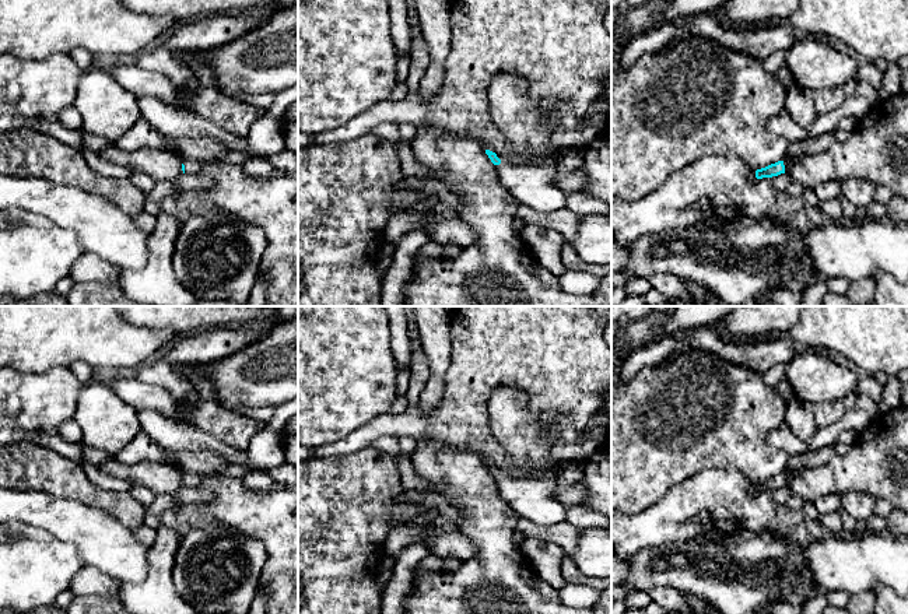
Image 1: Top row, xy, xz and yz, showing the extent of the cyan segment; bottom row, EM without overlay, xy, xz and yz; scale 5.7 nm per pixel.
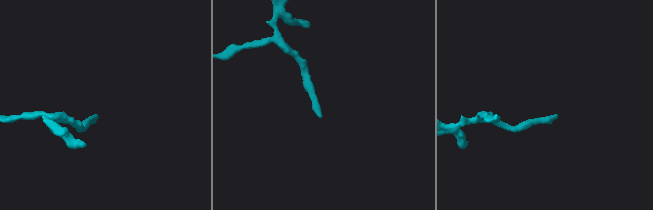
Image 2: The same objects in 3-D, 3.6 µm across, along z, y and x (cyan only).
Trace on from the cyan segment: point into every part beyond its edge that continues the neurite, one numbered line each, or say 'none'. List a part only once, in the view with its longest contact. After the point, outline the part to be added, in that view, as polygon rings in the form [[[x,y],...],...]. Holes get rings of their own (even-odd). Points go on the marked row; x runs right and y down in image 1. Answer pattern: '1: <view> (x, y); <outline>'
1: xy (190, 165); [[[183,159],[182,164],[185,165],[186,173],[197,173],[206,165],[194,159]]]

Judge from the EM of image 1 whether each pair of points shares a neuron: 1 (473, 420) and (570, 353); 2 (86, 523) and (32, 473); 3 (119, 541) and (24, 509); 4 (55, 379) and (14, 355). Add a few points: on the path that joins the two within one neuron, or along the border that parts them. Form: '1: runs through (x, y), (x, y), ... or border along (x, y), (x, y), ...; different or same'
1: runs through (480, 390), (518, 353), (540, 353); same
2: border along (25, 490), (41, 490), (88, 507); different
3: runs through (95, 533), (48, 512); same
4: border along (67, 365), (55, 365), (39, 372), (14, 369); different

